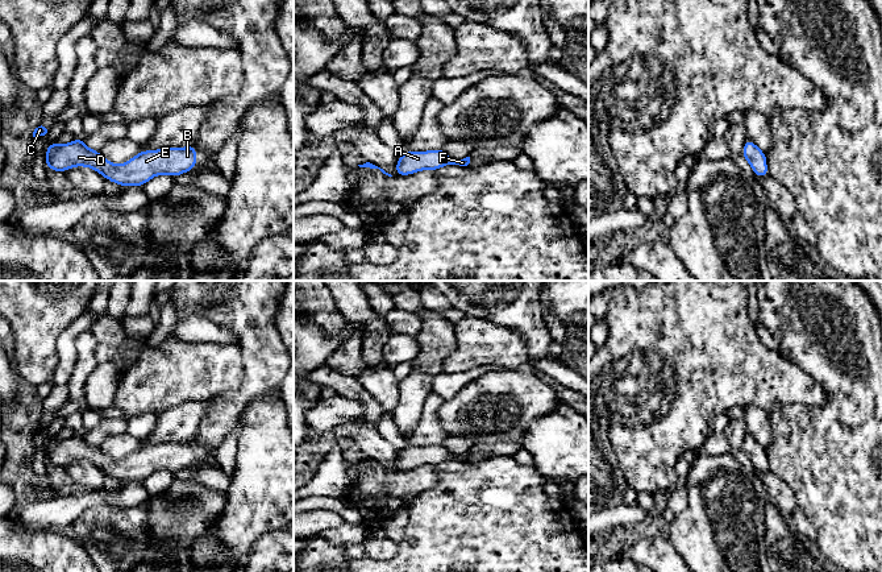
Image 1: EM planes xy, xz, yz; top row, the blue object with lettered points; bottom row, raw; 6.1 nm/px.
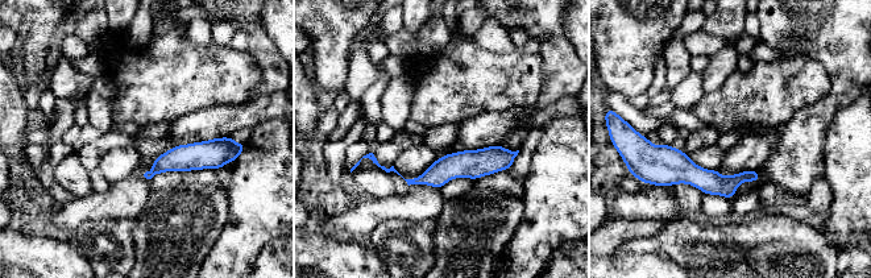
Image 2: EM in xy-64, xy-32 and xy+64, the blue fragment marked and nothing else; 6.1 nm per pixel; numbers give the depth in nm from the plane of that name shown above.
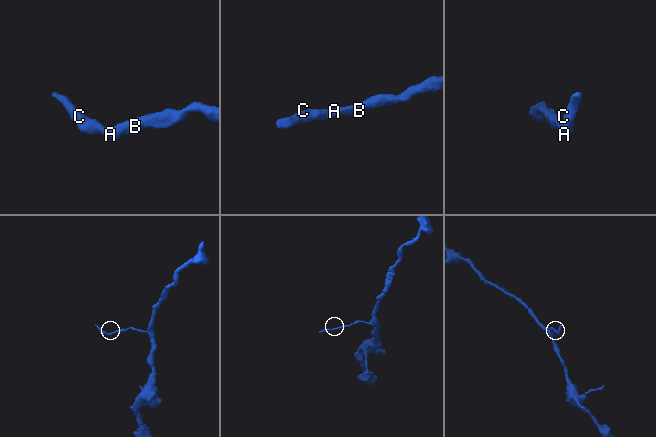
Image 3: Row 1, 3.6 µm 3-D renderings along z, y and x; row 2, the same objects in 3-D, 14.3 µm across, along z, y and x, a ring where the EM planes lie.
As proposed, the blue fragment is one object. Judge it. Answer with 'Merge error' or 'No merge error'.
No merge error

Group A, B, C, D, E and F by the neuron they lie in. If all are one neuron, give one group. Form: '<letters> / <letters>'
A B C D E F

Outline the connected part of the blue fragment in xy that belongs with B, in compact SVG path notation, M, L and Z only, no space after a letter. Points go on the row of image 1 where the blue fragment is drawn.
M82 138L65 145L55 145L54 140L46 148L46 167L65 173L75 166L87 166L100 173L105 179L118 186L143 186L155 175L178 177L196 166L197 152L194 144L186 148L165 148L141 150L125 163L115 165L100 152L86 146Z

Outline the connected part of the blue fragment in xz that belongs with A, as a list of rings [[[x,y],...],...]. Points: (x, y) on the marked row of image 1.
[[[442,149],[428,150],[428,152],[407,152],[399,156],[396,163],[396,174],[399,177],[417,173],[420,170],[438,170],[446,165],[467,166],[470,157],[463,159],[452,159],[446,156]]]

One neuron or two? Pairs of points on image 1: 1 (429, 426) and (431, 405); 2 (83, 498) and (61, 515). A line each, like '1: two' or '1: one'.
1: one
2: one

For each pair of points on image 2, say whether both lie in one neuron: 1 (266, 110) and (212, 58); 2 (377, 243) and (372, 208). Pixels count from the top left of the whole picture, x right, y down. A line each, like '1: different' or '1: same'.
1: different
2: different

